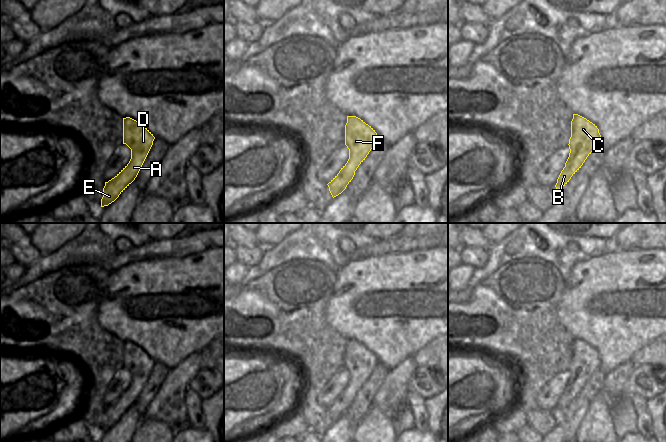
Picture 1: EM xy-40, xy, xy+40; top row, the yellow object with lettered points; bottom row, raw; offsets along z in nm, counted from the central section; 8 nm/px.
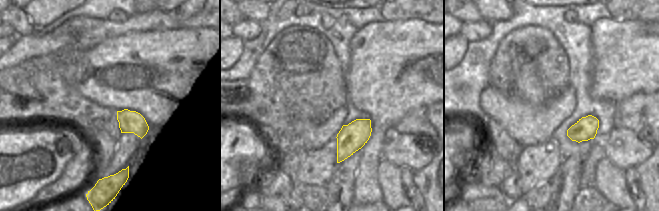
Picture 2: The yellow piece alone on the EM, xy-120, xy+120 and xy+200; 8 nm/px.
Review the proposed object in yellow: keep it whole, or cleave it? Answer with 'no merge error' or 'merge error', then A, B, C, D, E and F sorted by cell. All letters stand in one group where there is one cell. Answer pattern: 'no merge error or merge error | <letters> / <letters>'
no merge error | A B C D E F

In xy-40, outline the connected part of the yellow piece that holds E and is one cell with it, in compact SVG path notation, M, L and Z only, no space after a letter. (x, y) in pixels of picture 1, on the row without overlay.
M123 342L123 368L131 373L129 387L111 404L105 406L101 431L114 426L137 401L154 365L153 358L140 346Z

